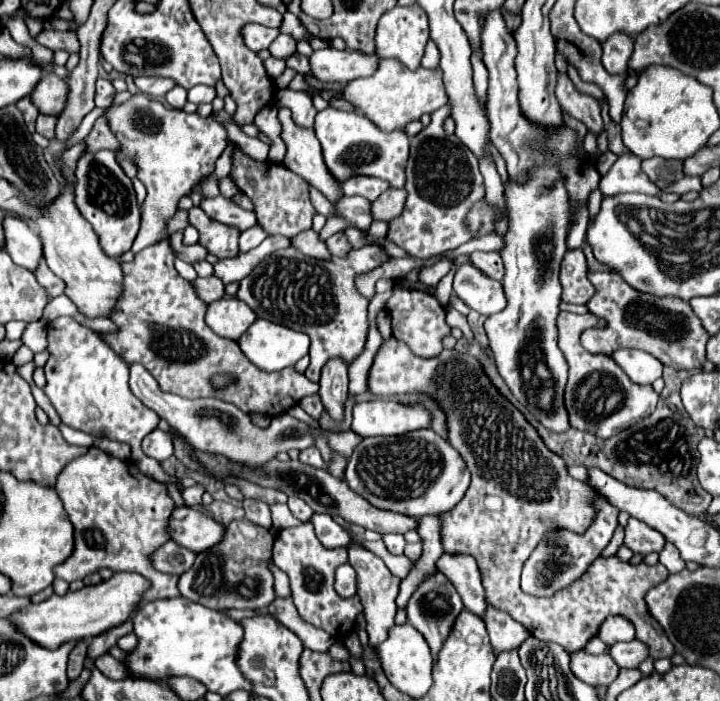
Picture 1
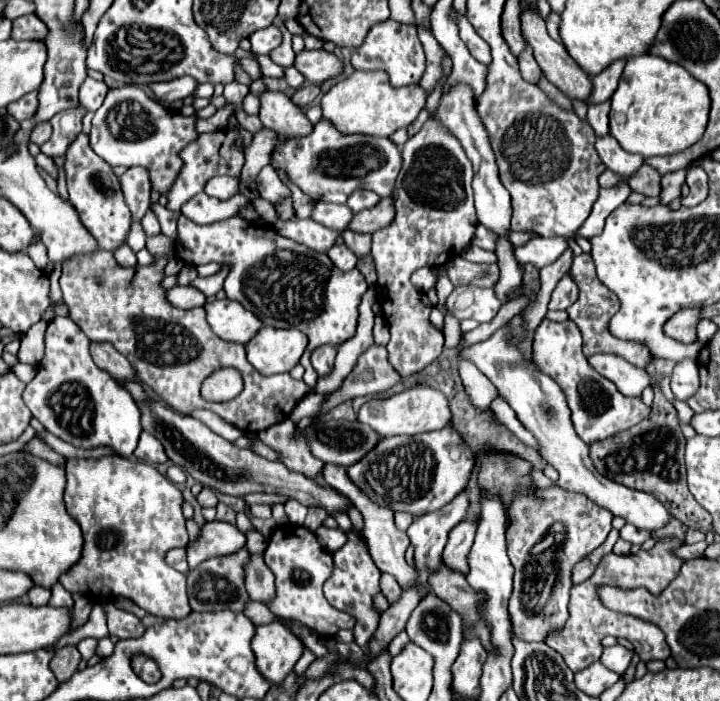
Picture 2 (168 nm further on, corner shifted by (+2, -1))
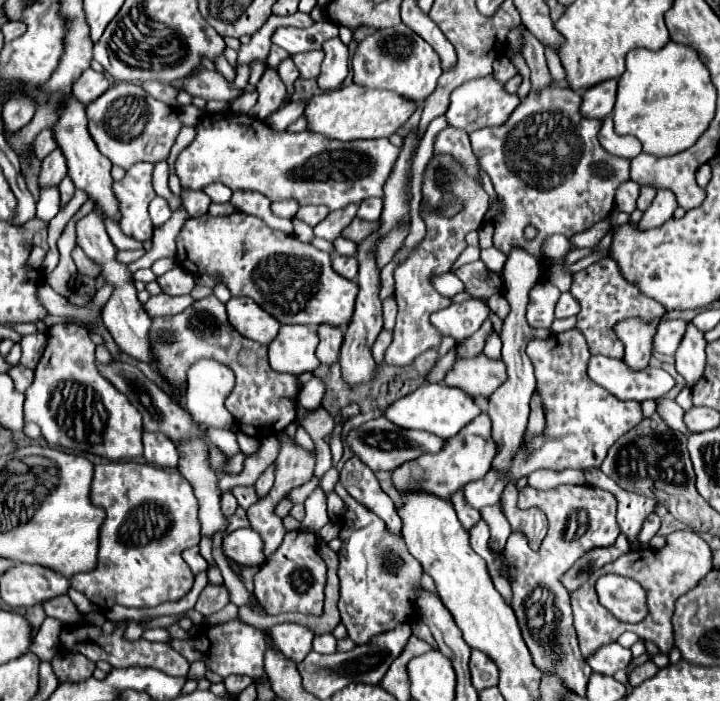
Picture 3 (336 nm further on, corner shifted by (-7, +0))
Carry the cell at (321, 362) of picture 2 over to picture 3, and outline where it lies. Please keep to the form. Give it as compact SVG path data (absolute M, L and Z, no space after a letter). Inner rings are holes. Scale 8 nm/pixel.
M327 324L319 326L319 346L317 346L317 358L321 364L331 366L339 360L339 350L343 344L343 328L333 328Z

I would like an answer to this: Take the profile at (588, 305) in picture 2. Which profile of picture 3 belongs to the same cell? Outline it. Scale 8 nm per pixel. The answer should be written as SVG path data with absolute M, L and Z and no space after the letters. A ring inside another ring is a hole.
M601 258L599 262L577 272L573 276L573 284L571 284L569 292L581 304L581 312L577 314L577 328L587 338L591 354L623 358L623 344L619 342L619 338L613 332L615 322L629 317L653 320L653 318L659 318L659 316L662 317L665 314L665 309L661 304L643 296L637 286L633 286L627 280L621 278L621 274L617 270L617 262L611 260L611 258Z

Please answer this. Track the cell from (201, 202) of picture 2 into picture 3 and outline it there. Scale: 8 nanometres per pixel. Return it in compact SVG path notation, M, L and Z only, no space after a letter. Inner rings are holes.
M185 192L183 194L183 206L187 208L189 216L201 216L209 212L211 206L211 198L205 192Z

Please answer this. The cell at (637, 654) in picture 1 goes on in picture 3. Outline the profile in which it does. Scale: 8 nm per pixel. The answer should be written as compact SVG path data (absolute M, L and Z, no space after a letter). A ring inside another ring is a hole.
M613 642L613 644L607 644L603 648L599 648L589 660L587 664L593 668L593 672L599 672L599 674L609 674L609 676L615 676L617 672L625 670L631 662L631 650L629 648L623 648L621 644Z

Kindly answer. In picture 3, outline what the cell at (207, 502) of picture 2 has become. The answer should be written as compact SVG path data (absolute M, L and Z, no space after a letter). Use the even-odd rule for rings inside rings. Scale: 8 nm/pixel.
M223 492L223 494L221 494L221 512L223 512L225 516L231 516L231 514L235 512L235 508L237 508L235 496L233 496L231 492Z

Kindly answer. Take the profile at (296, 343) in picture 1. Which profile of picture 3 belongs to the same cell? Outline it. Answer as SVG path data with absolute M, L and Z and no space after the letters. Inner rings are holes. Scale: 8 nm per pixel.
M281 326L277 338L269 342L269 364L277 372L303 374L313 372L319 366L315 348L319 344L317 330L313 326Z

